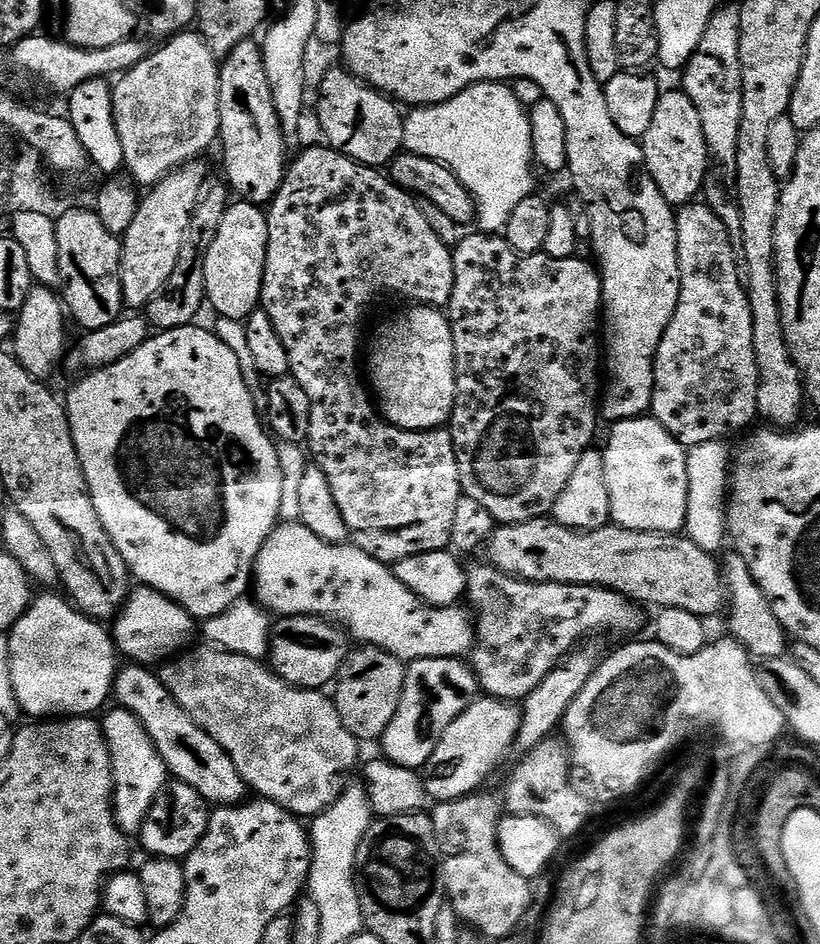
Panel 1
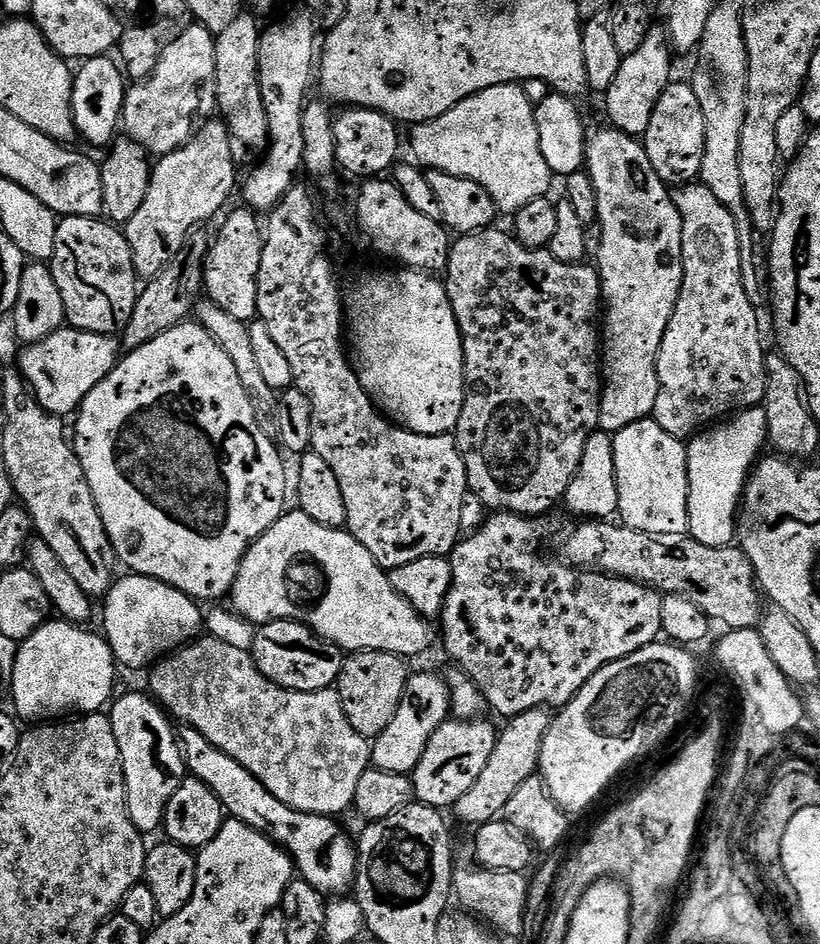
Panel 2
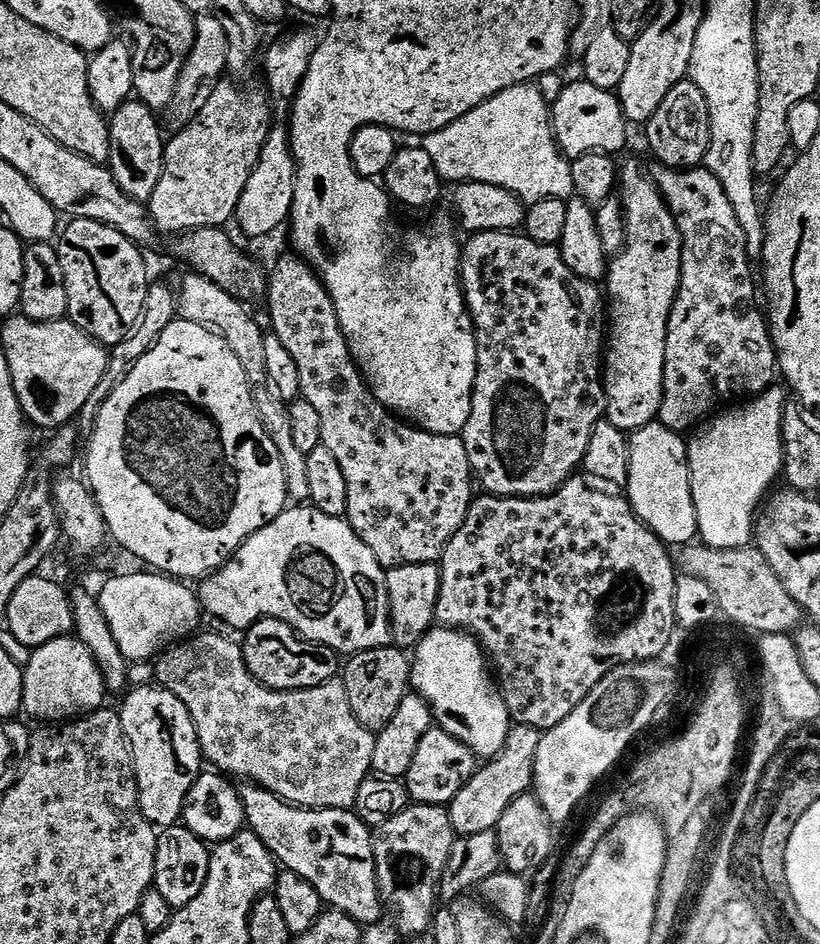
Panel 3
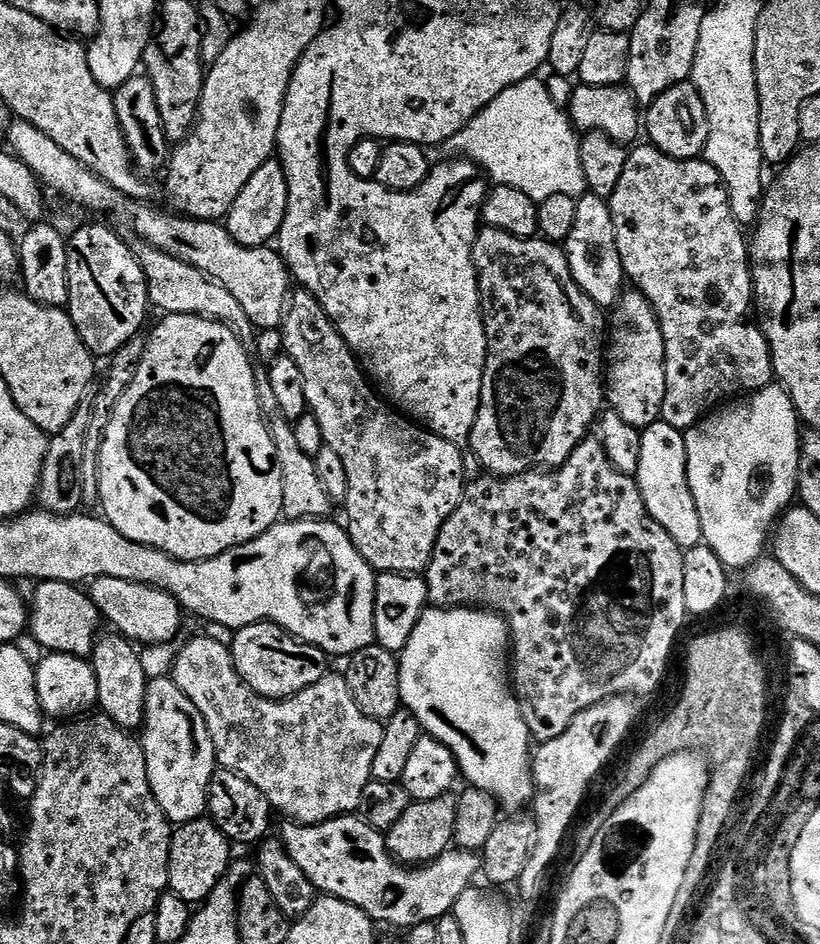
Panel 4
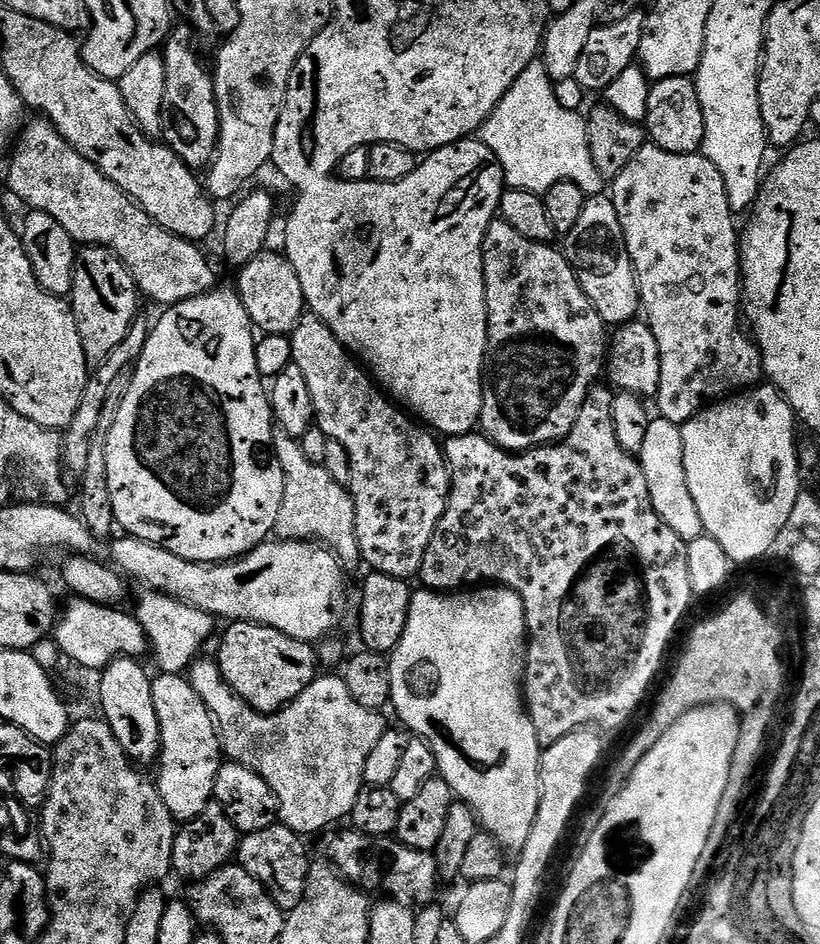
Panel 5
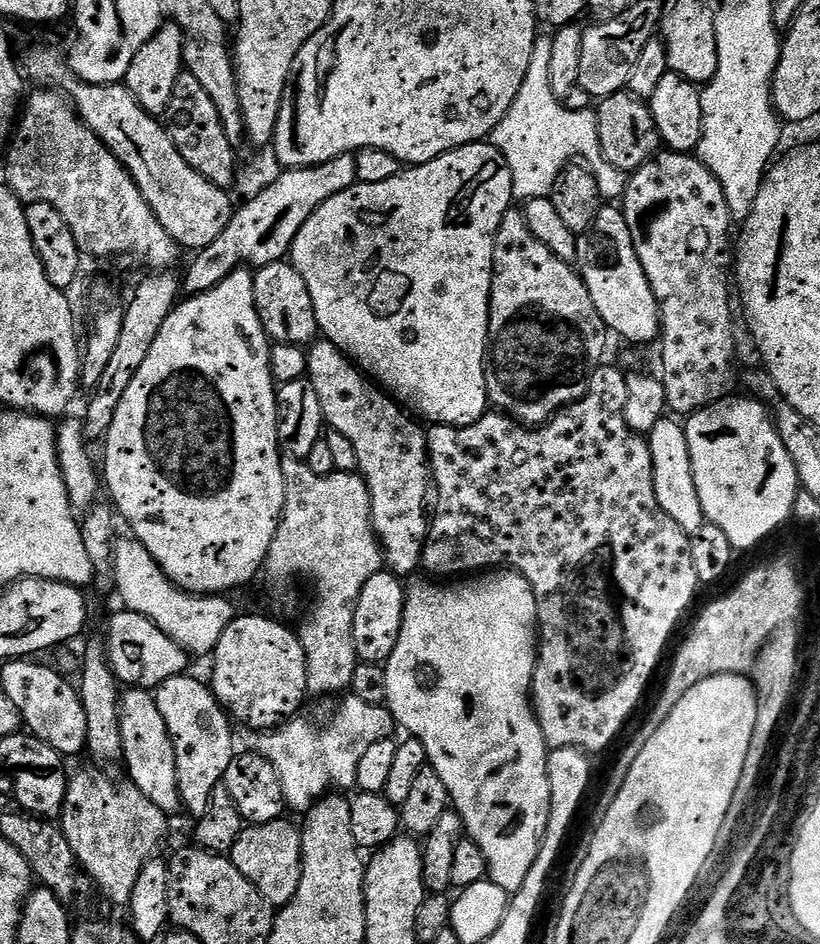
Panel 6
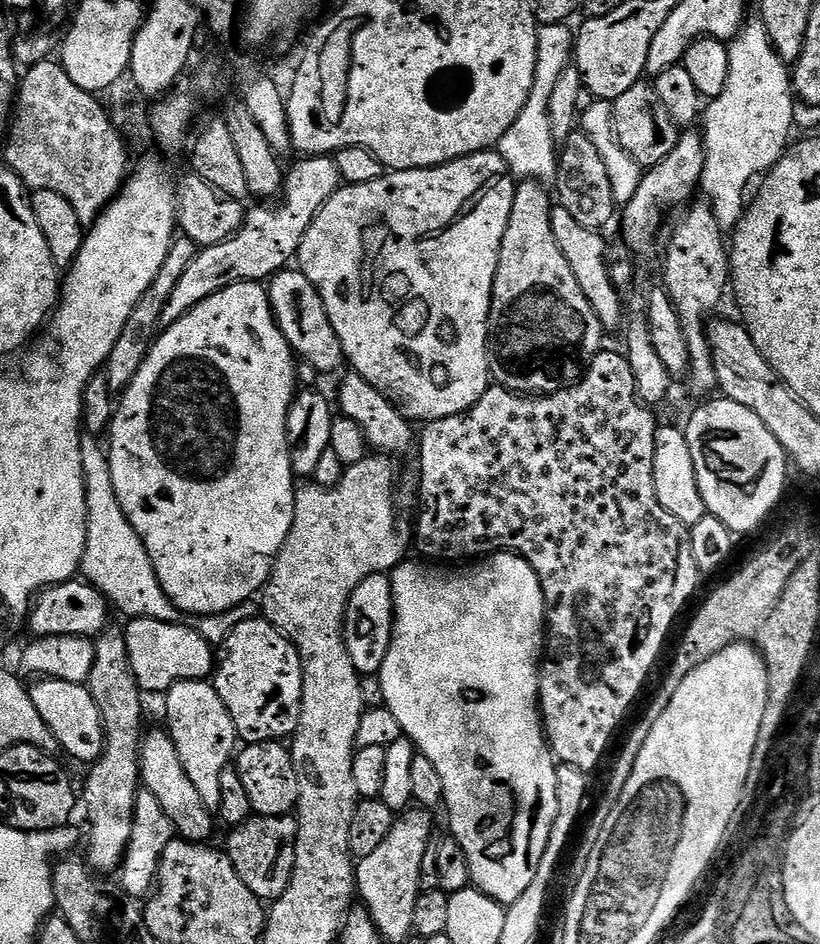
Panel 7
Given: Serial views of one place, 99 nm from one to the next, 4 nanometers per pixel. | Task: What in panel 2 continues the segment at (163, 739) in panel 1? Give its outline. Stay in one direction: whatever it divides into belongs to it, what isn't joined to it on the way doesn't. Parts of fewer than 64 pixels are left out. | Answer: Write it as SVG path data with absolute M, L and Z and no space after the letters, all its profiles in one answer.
M184 726L179 729L178 739L184 749L184 762L187 771L195 779L206 782L214 794L222 802L225 813L233 820L241 820L246 826L258 830L263 836L268 836L280 845L292 858L299 879L310 882L320 892L325 894L344 894L356 882L356 866L358 863L358 848L352 840L336 825L331 816L306 814L286 806L286 802L278 802L246 766L234 762L230 754L218 750L198 730Z

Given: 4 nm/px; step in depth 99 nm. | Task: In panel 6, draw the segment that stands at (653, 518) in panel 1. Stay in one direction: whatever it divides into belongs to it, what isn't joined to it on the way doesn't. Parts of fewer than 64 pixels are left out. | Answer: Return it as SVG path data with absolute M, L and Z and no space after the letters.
M665 418L654 426L652 432L647 433L646 439L654 462L654 494L658 494L658 506L662 506L662 510L666 510L666 514L670 514L670 518L674 518L684 532L697 532L706 521L702 502L698 498L698 486L694 486L694 470L684 424Z

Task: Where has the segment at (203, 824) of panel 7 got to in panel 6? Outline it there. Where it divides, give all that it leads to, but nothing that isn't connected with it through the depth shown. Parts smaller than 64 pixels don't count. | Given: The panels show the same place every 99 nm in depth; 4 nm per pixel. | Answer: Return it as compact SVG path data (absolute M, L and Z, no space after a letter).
M129 687L120 697L120 722L122 736L122 764L128 767L127 779L132 781L158 810L169 814L181 811L182 803L178 790L178 762L174 758L174 742L158 710L158 702L151 691Z

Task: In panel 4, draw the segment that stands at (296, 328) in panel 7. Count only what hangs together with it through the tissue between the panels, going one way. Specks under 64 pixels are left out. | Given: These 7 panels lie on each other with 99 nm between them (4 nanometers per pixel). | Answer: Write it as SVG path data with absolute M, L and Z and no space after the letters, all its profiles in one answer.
M13 119L8 126L7 147L13 156L17 156L45 189L53 188L62 196L78 204L82 208L90 208L96 212L105 212L108 216L117 216L124 224L129 224L141 237L143 243L152 248L170 254L170 258L185 260L190 266L202 270L210 278L214 278L240 303L246 310L246 318L258 330L279 328L284 321L284 310L288 306L290 295L290 273L286 262L275 247L247 248L229 234L223 223L214 220L193 220L175 211L159 212L151 208L151 203L132 200L126 194L114 190L110 182L98 178L78 158L70 158L58 142L46 138L42 130L30 126L30 122Z

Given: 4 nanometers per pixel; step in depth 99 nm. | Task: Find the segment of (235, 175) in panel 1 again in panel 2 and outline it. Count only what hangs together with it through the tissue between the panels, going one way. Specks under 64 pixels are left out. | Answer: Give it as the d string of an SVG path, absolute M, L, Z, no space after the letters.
M241 14L216 36L216 107L233 145L241 153L259 157L268 149L268 123L258 66L262 28L256 23L255 15Z

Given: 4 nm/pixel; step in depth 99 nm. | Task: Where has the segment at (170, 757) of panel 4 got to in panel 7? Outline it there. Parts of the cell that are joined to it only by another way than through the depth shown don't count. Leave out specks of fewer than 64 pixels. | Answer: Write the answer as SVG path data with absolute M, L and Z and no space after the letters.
M208 680L178 682L168 689L163 700L164 712L168 715L166 731L178 750L178 758L182 758L182 766L190 782L194 782L198 795L208 808L219 809L222 802L222 770L233 763L238 748L236 727L234 718L230 718L230 710L226 710L222 698L218 698L215 683Z

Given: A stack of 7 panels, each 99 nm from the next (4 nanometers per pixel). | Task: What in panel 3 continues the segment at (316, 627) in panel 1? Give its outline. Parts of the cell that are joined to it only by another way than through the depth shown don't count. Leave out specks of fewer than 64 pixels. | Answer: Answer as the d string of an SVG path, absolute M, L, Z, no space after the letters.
M259 620L243 633L244 661L259 684L279 692L293 692L303 688L322 686L327 680L337 679L342 672L341 653L330 650L330 646L305 640L286 622L281 620Z

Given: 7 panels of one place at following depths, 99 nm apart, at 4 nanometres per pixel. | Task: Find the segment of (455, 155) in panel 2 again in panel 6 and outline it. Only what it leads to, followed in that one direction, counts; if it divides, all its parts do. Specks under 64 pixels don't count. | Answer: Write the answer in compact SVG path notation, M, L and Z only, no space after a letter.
M548 34L537 35L534 54L530 54L530 70L526 70L522 90L518 90L518 98L514 98L510 110L506 110L502 122L498 122L498 126L492 131L490 143L500 151L502 158L506 158L512 171L513 197L520 199L521 196L521 201L527 202L534 196L548 196L561 170L577 158L594 174L601 197L608 202L619 201L624 194L626 176L612 166L602 154L595 111L575 112L564 107L563 103L554 96L550 76L550 58L553 57L552 39L553 37Z

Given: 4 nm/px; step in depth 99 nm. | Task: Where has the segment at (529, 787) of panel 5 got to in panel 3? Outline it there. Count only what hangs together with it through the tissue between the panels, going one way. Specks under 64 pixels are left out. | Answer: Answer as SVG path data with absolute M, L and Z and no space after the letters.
M433 627L432 631L422 637L414 649L412 661L411 687L432 708L432 719L446 734L458 738L478 758L497 756L504 748L508 731L514 727L514 721L508 715L508 707L504 695L500 693L497 681L490 671L489 661L484 649L476 641L476 637L460 631L459 628Z

